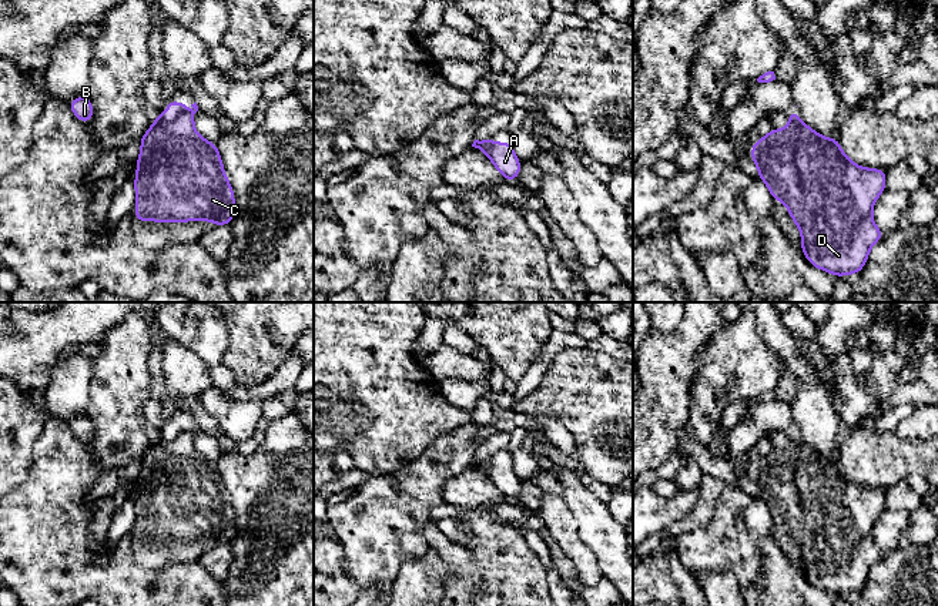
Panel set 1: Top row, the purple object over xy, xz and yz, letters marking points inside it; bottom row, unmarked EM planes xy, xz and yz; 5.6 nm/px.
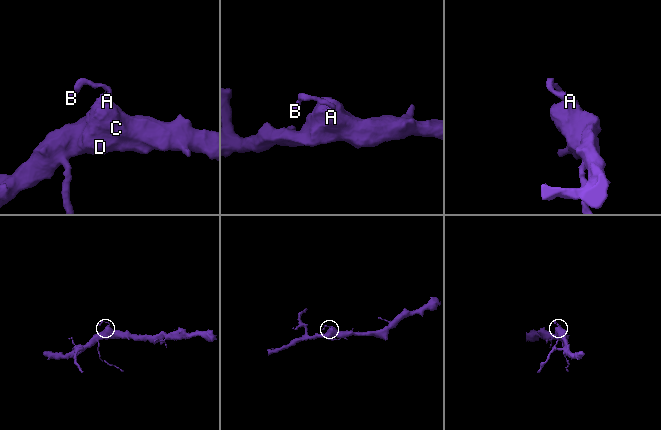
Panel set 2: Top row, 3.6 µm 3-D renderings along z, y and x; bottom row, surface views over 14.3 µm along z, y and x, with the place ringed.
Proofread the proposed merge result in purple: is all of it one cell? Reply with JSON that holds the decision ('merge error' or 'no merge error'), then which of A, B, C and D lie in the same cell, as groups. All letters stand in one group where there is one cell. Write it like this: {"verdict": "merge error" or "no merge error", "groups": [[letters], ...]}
{"verdict": "merge error", "groups": [["A", "C", "D"], ["B"]]}

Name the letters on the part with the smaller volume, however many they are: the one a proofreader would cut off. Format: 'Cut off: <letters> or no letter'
Cut off: B

